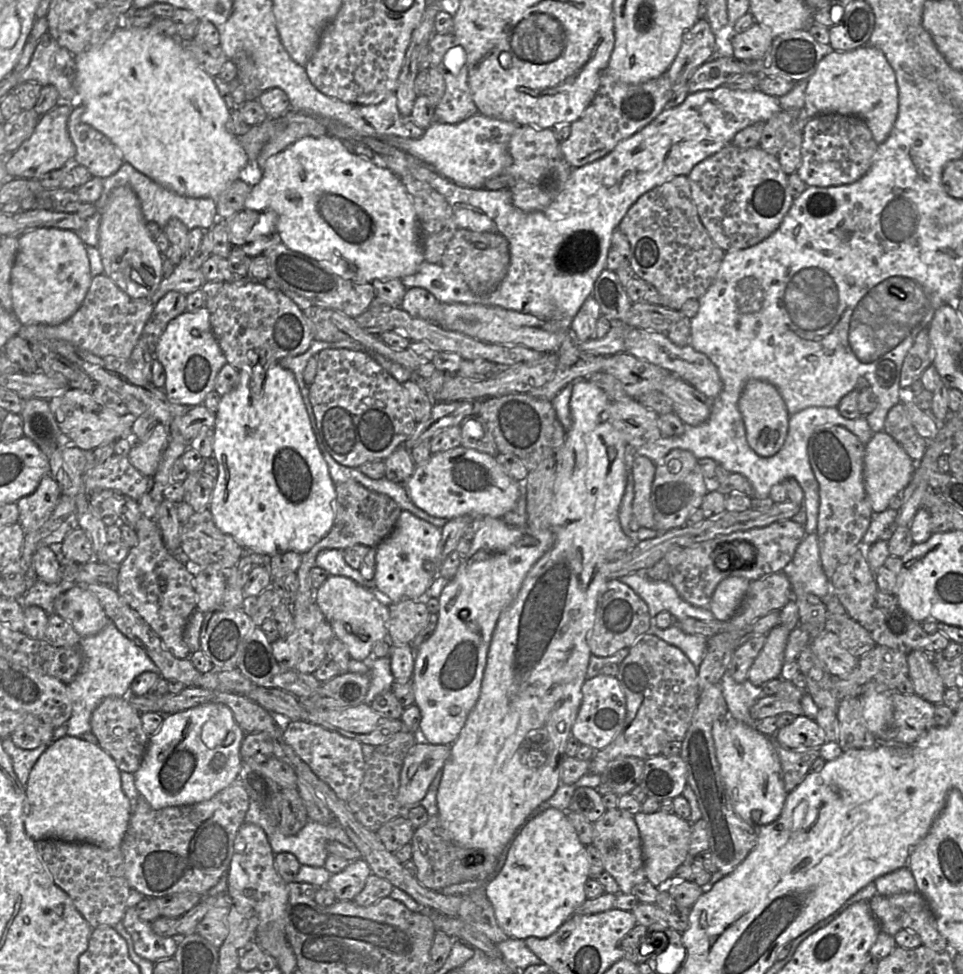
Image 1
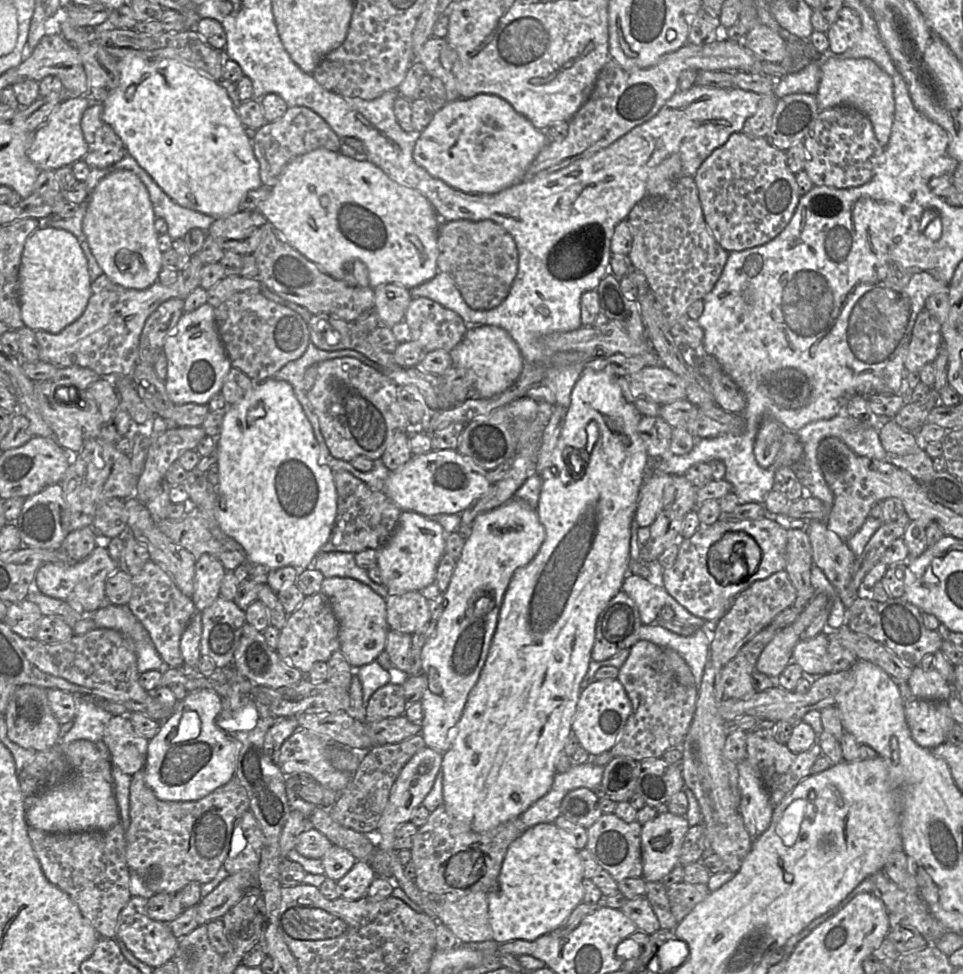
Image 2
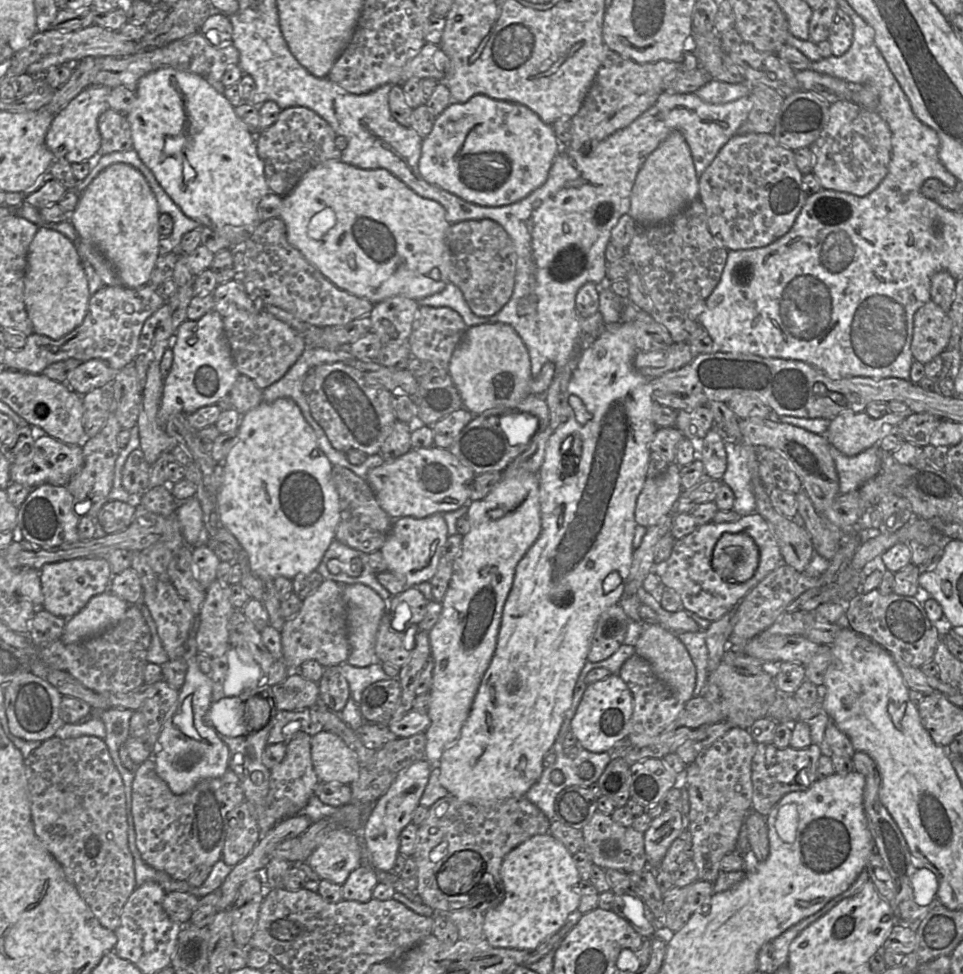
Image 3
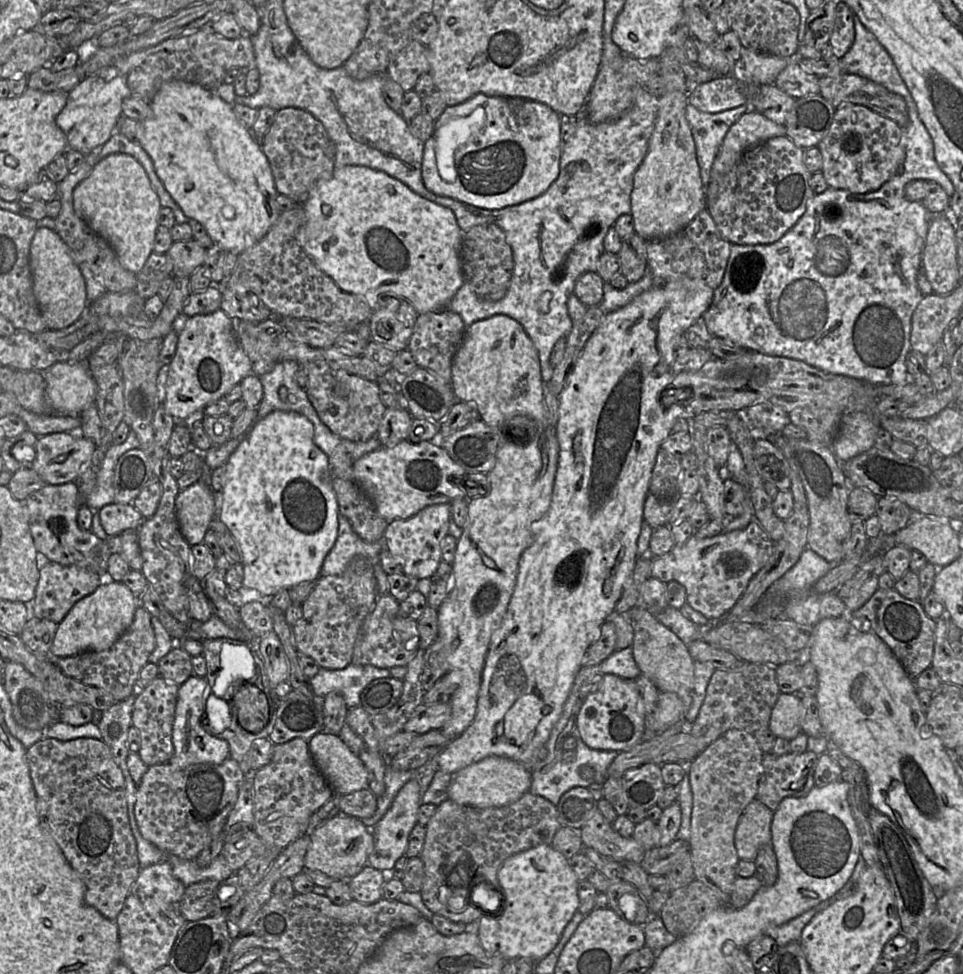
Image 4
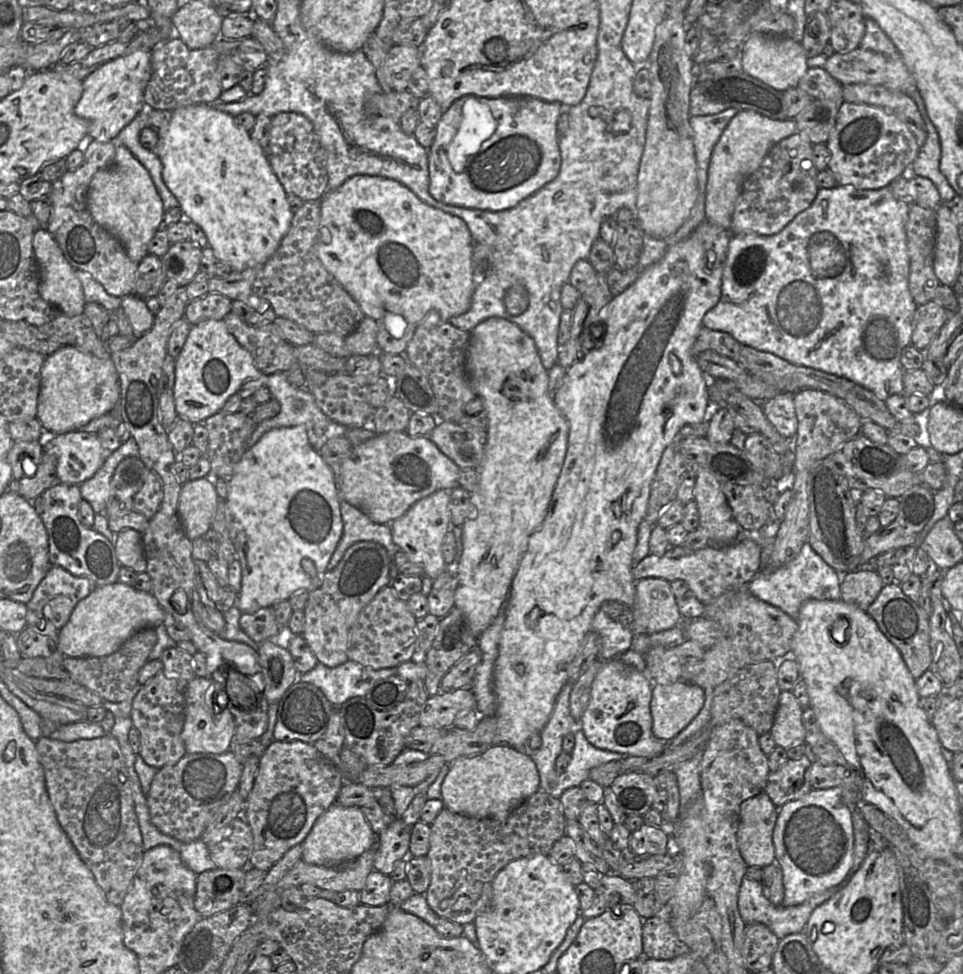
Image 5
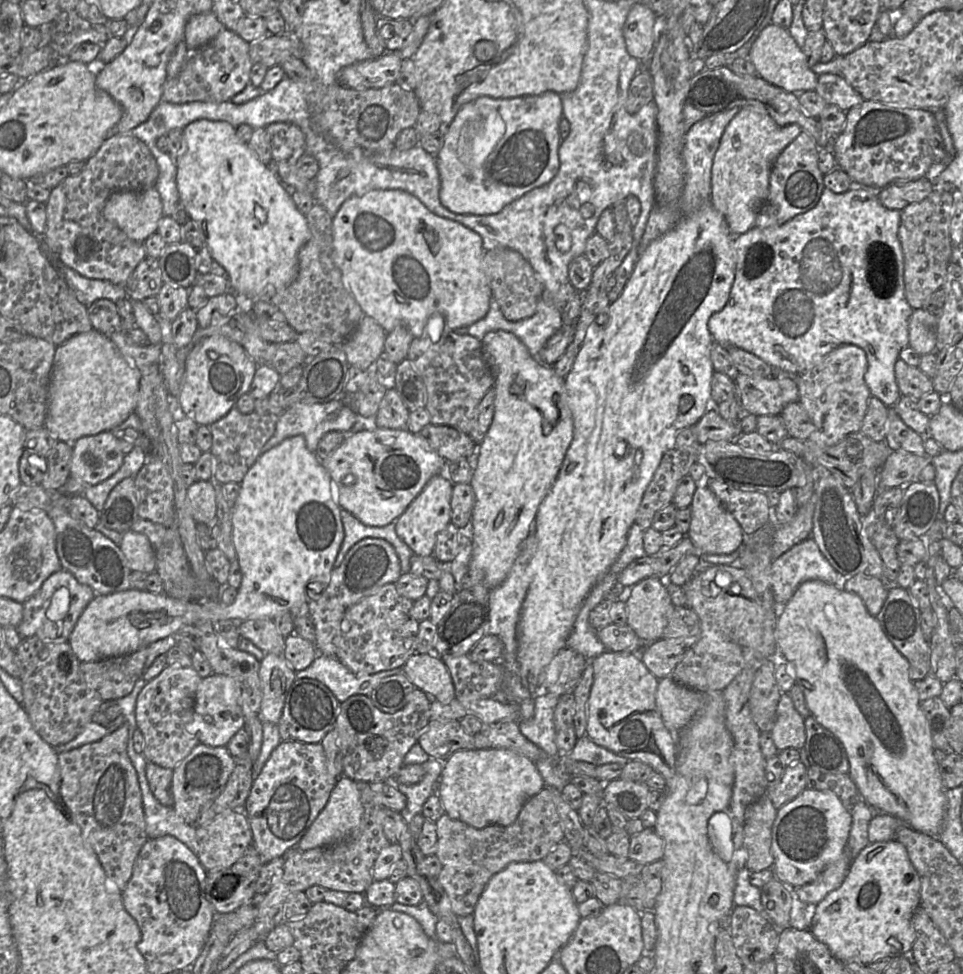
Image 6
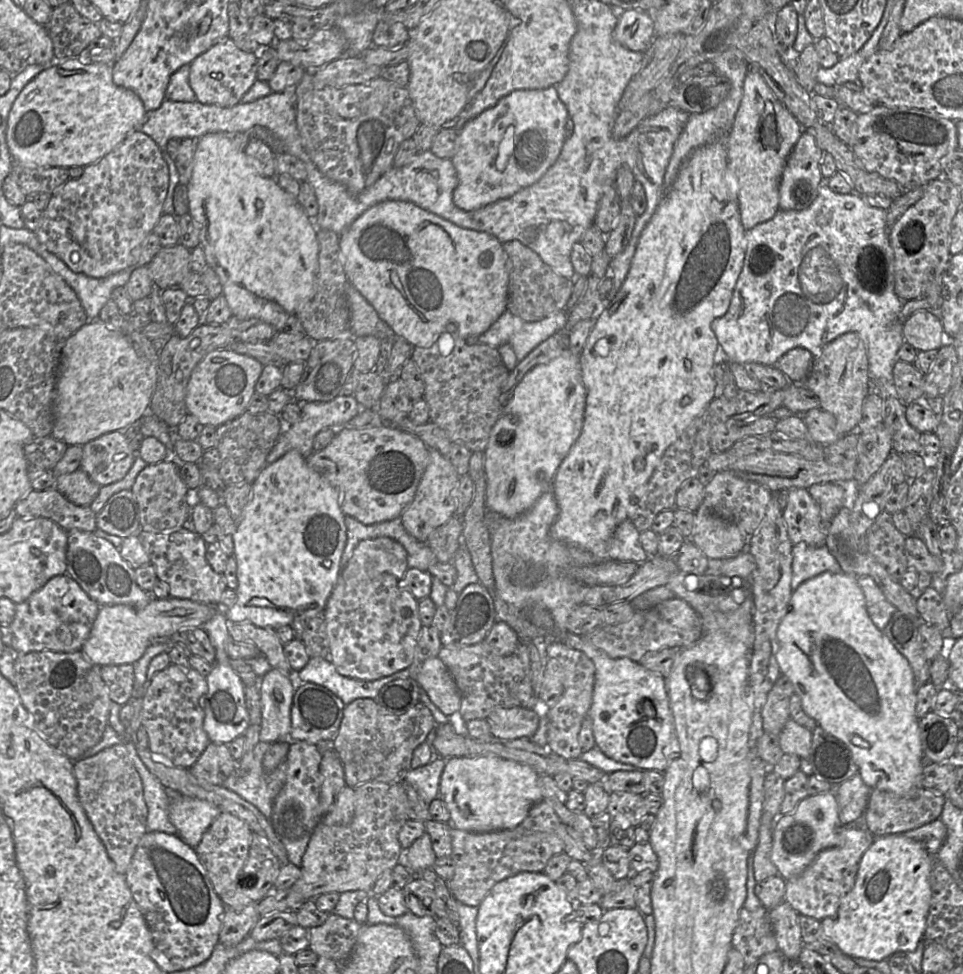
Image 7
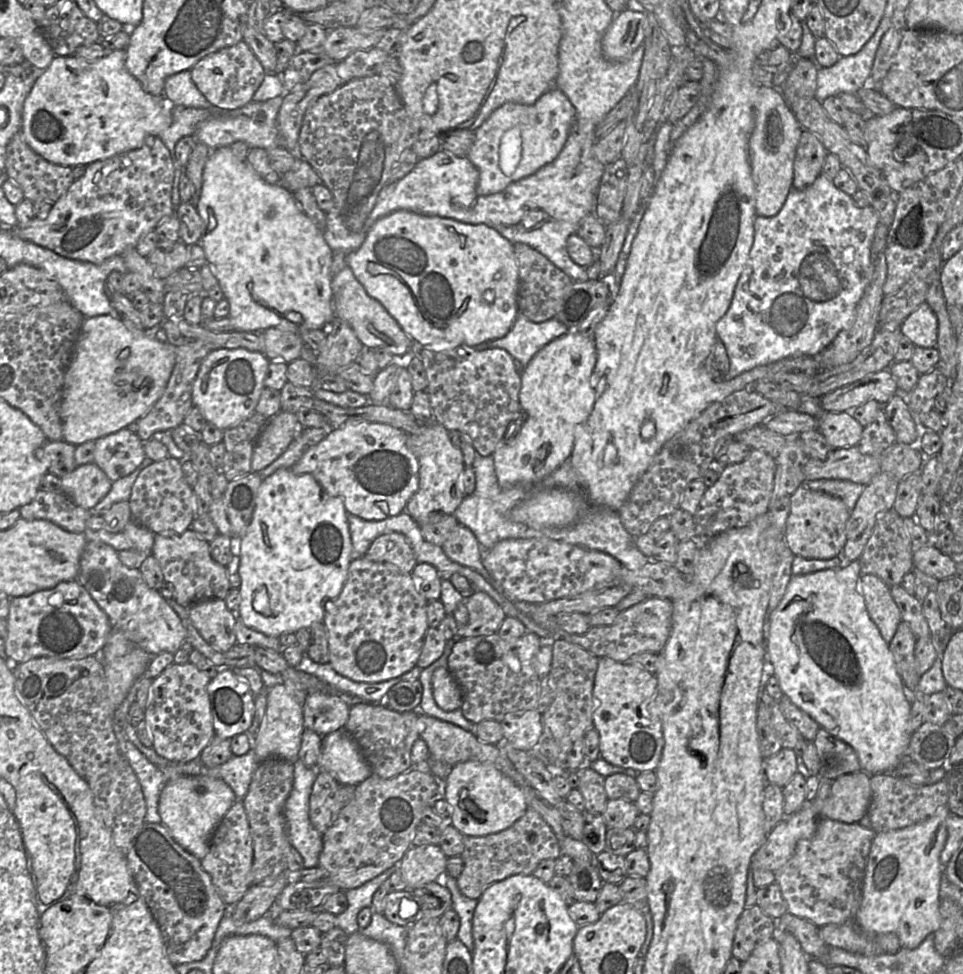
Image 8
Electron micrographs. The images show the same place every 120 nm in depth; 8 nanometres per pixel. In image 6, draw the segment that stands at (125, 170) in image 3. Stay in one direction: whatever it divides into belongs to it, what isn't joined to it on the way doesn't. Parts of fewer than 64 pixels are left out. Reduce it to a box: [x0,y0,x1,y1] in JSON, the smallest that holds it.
[102,188,163,243]

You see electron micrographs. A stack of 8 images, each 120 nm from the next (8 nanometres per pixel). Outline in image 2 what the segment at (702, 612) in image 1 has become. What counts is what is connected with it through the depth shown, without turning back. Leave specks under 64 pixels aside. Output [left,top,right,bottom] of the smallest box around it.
[622,573,706,627]

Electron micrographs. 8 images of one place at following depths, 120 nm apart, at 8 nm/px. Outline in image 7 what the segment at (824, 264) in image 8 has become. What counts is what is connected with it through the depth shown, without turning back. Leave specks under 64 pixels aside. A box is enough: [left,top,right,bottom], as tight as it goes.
[711,182,904,397]

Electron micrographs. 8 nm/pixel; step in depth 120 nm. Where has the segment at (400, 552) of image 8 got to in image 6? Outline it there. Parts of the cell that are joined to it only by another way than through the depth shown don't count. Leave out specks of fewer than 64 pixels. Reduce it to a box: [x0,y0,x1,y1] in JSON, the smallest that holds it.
[307,538,402,657]

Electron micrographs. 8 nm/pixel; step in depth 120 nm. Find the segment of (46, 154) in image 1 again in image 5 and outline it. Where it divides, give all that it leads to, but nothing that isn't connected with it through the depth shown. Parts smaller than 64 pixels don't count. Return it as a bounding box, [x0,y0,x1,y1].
[75,50,151,141]

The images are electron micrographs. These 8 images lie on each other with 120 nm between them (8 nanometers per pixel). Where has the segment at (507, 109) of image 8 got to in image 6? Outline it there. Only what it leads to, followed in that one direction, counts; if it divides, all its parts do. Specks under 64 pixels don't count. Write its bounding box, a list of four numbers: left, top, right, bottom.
[434,91,562,214]

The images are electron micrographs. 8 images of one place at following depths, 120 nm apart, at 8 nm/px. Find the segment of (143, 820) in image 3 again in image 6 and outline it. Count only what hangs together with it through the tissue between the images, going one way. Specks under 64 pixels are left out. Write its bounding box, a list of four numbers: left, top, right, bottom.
[171,744,236,825]

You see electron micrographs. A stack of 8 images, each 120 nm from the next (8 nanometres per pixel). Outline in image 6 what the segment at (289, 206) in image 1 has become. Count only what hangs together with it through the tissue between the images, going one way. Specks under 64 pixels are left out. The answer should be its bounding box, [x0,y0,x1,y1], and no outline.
[332,189,492,338]

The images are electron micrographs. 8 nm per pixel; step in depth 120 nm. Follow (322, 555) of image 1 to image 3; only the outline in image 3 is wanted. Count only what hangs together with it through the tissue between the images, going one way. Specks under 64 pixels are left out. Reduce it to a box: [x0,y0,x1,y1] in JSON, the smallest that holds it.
[317,539,392,600]

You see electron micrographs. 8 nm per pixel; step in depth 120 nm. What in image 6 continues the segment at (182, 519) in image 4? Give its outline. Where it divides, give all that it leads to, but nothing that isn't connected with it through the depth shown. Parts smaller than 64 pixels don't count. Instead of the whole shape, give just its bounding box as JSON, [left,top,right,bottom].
[186,480,216,524]

